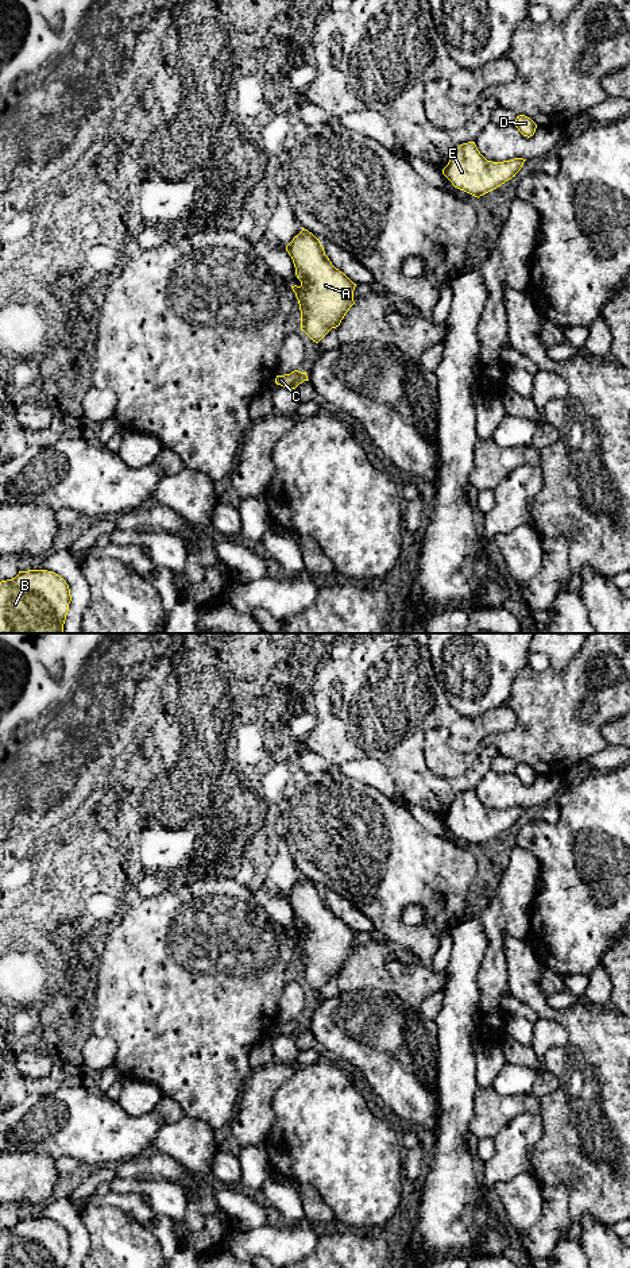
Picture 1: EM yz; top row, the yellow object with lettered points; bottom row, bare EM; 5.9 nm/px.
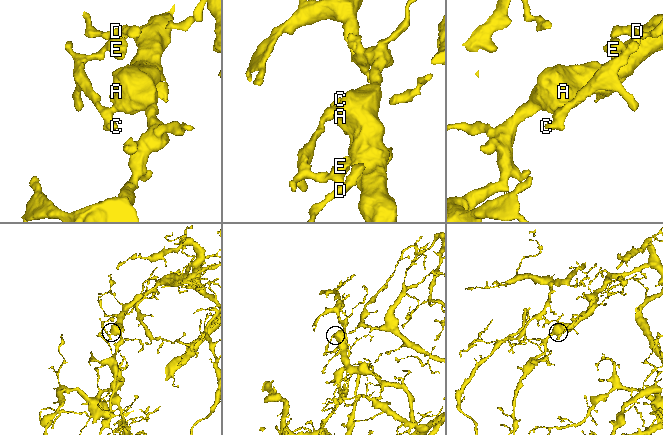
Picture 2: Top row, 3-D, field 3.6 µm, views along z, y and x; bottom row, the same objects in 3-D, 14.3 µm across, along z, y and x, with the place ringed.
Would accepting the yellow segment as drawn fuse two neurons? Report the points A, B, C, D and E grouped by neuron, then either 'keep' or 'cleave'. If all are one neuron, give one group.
groups A B C D E; keep

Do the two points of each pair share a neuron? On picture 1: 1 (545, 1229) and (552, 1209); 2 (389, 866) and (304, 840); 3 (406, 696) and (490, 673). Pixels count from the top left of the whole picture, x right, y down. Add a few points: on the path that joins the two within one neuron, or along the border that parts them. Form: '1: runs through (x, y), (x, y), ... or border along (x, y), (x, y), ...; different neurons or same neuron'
1: runs through (551, 1224), (552, 1214); same neuron
2: runs through (367, 866), (350, 866), (325, 852); same neuron
3: border along (432, 671), (443, 686), (448, 702), (457, 713); different neurons

